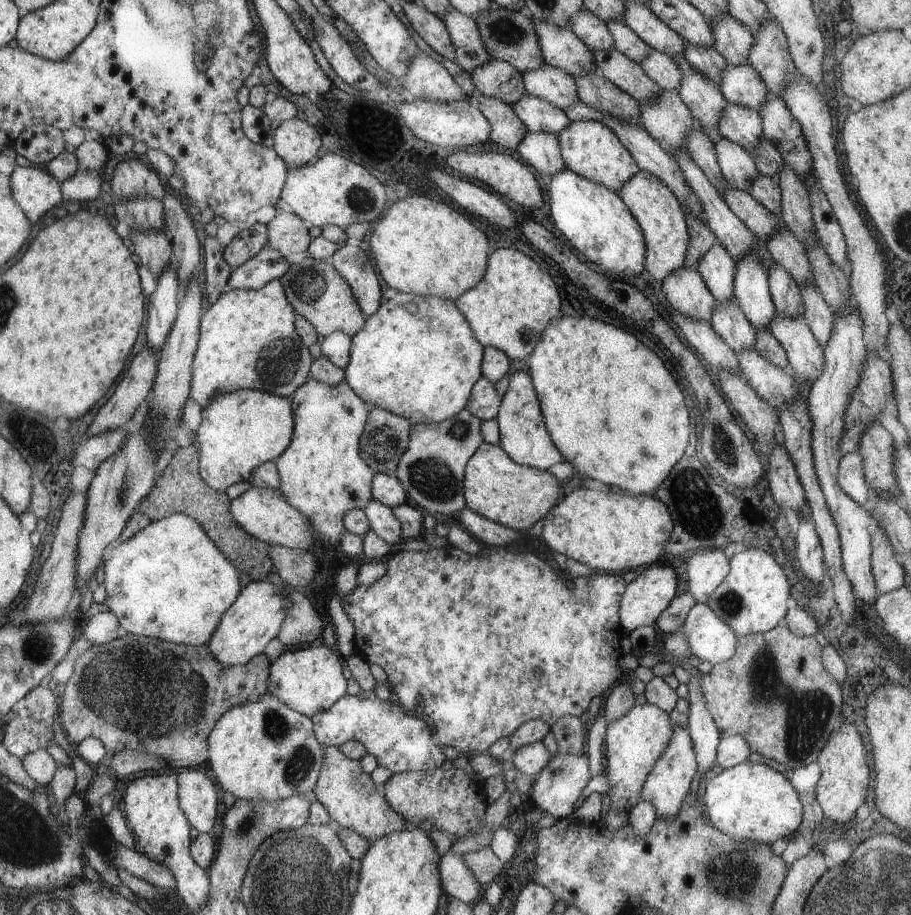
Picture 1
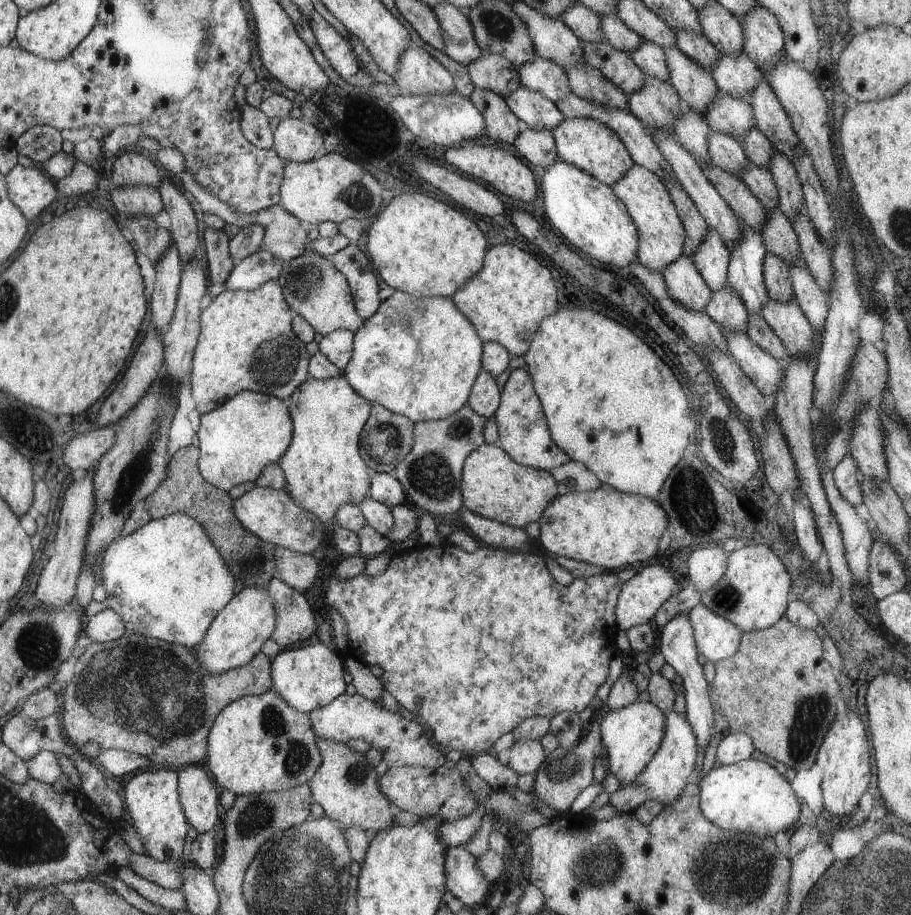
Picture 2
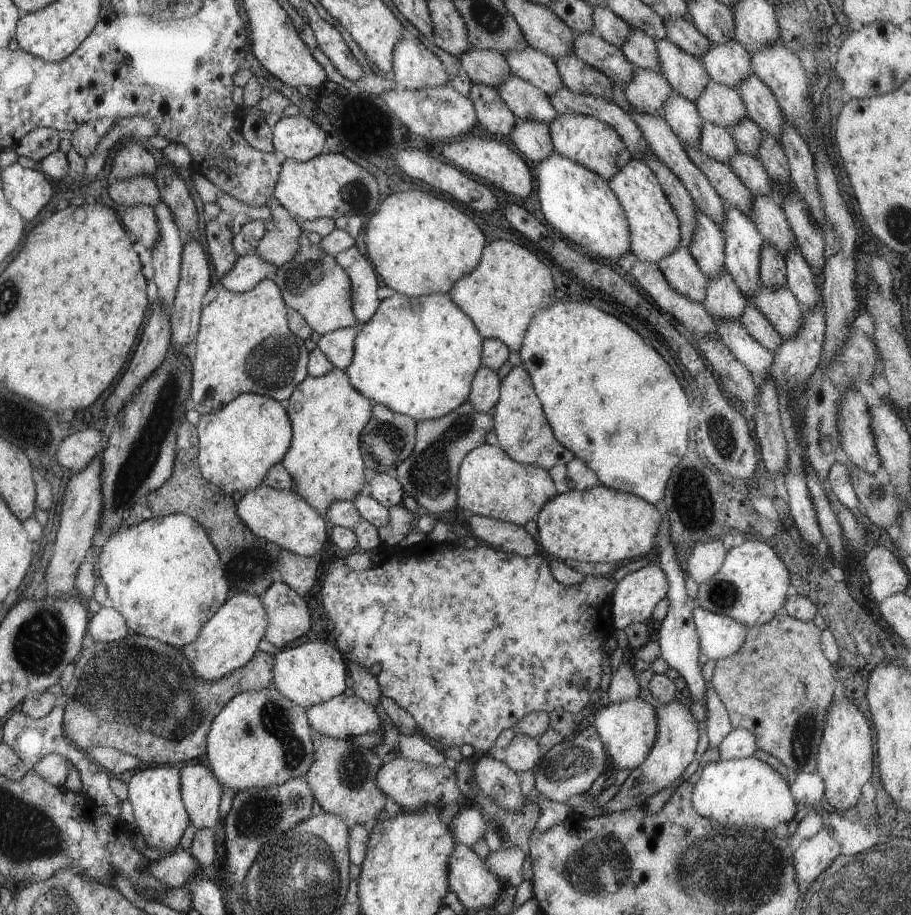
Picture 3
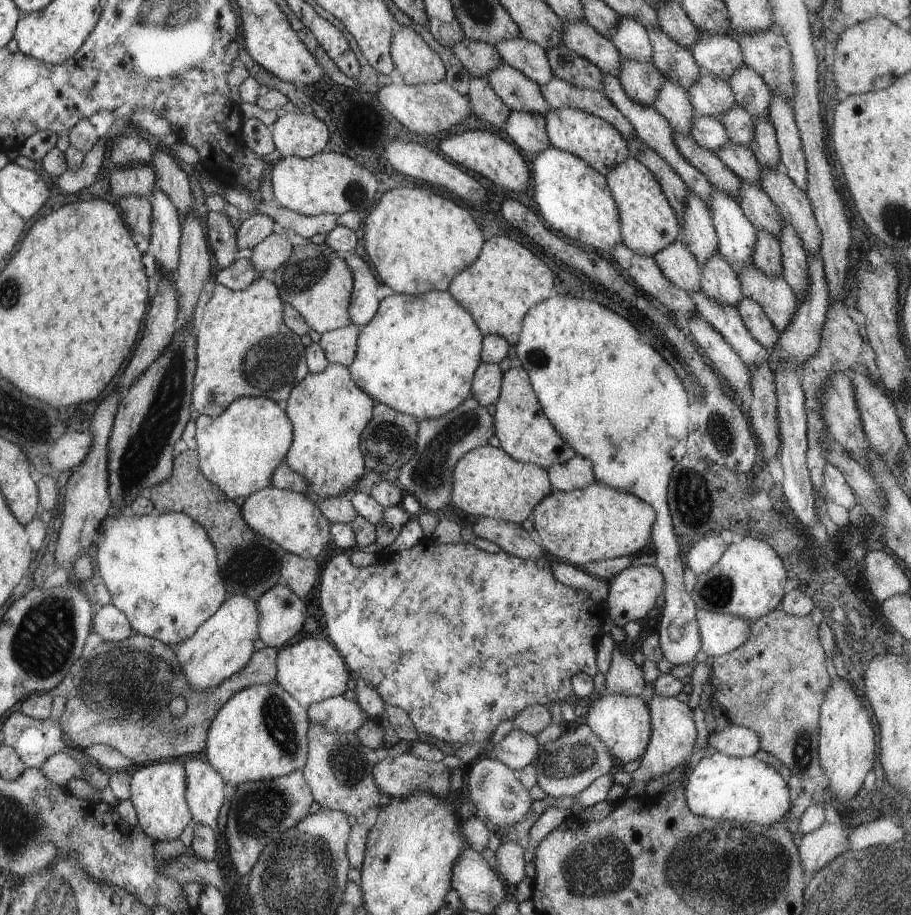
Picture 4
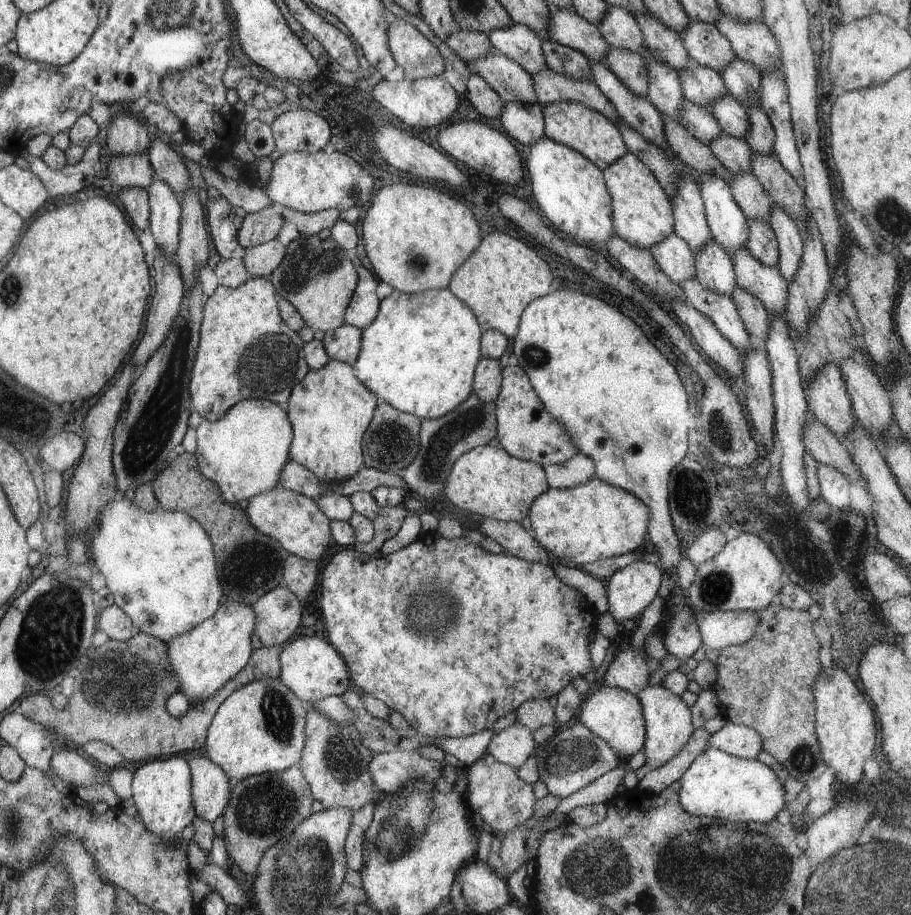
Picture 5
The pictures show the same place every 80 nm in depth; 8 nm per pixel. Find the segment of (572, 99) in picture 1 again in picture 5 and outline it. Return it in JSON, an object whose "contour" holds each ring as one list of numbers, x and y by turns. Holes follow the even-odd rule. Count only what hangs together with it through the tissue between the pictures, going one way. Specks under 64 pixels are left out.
{"contour":[[513,22,511,27,490,31,488,38,496,52,515,60,531,77,545,68,543,40,526,25]]}

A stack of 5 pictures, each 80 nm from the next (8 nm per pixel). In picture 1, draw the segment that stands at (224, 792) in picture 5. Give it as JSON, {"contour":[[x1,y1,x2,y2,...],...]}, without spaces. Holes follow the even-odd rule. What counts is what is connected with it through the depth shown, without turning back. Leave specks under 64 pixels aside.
{"contour":[[198,768,178,774,181,809,200,833,210,833,218,816,218,792,212,780]]}

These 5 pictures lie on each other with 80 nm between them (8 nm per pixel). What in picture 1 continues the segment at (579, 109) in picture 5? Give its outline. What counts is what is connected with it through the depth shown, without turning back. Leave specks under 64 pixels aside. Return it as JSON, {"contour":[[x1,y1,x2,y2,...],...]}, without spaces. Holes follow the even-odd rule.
{"contour":[[572,121,557,134,568,170,619,192,625,182,638,171,637,162,620,142,615,132,600,121]]}

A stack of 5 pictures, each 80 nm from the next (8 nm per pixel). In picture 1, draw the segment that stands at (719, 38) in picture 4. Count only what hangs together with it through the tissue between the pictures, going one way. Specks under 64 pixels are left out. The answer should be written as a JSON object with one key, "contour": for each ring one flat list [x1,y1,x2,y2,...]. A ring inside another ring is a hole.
{"contour":[[728,65,719,84,723,97,731,105,750,107,760,112,767,103,768,90,760,75,750,66]]}

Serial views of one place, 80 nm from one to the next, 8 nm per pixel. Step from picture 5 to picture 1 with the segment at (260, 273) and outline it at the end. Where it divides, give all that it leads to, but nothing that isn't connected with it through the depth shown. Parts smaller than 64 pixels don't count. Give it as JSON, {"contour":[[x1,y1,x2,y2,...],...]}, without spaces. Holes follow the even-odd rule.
{"contour":[[279,210,267,224,268,245,281,251,283,255,300,254,309,247,309,224,297,214]]}

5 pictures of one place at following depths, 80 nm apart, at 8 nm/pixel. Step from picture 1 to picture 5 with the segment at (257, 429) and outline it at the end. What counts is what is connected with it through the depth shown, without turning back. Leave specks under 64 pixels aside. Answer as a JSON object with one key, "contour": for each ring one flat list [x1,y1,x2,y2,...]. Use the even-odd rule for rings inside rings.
{"contour":[[246,399,237,402,217,421,202,419,196,429,196,459,201,463,201,473,217,483,226,502,236,504,240,500,250,500,257,494,268,493,269,490,278,488,280,472,289,462,292,450,293,426,290,426,291,422,288,422,288,419,279,404,266,399]]}

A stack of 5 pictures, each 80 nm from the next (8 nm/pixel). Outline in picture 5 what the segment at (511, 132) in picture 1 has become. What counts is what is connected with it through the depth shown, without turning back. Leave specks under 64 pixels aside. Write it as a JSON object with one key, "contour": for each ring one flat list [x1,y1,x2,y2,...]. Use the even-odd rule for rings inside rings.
{"contour":[[474,73,468,79,465,96,482,116,487,116,490,120,498,120,501,117,505,102,480,75]]}

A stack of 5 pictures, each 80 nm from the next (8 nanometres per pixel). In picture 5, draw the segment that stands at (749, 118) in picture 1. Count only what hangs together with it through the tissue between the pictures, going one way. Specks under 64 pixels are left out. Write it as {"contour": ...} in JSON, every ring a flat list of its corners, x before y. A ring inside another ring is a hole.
{"contour":[[689,58,689,66,679,79,686,101,708,108,714,101,729,94,724,79,714,69,700,66]]}

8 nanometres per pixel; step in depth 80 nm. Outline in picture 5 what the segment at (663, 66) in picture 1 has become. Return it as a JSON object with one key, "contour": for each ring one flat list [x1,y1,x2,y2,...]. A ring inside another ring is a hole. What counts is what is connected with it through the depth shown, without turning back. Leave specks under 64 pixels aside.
{"contour":[[608,6,606,16,598,25,604,40,611,47,631,50,642,55,647,46,634,14,622,7]]}

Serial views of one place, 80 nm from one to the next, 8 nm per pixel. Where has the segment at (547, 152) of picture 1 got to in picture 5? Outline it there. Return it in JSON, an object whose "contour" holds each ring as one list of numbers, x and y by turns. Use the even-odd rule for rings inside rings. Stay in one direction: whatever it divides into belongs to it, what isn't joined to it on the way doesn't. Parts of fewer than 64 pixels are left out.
{"contour":[[505,103,499,118,506,134,522,146,531,147,545,136,545,118,541,104]]}

